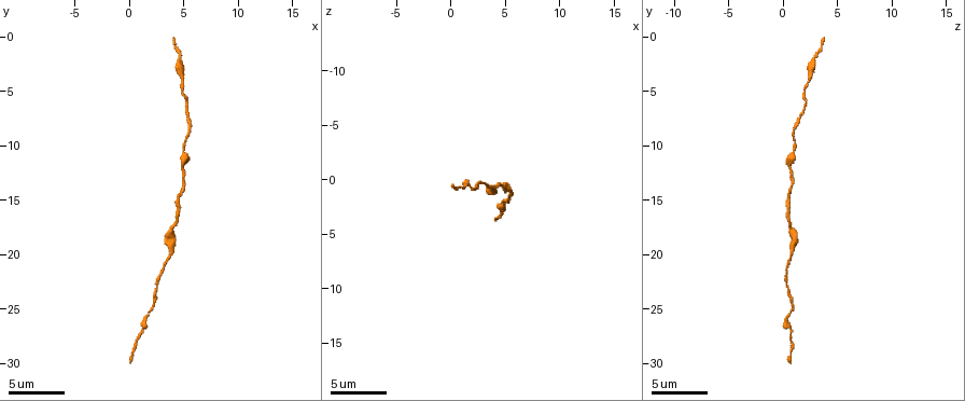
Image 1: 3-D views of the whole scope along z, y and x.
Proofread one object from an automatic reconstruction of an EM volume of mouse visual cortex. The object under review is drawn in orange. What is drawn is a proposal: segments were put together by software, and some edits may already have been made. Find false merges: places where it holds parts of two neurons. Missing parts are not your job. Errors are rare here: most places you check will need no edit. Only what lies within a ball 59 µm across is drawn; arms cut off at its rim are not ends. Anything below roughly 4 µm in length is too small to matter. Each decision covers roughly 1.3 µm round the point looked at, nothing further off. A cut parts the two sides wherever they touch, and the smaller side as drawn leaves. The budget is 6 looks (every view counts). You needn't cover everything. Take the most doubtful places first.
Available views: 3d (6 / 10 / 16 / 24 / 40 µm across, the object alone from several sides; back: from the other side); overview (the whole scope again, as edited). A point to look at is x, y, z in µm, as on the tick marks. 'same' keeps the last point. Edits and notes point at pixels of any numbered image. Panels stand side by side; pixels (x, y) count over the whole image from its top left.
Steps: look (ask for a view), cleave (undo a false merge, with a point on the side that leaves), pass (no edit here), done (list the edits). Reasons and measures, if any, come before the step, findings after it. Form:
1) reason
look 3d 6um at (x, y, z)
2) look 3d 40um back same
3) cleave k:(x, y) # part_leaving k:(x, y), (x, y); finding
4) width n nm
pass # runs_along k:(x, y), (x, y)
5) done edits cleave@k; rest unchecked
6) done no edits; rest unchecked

calibre changes
look 3d 16um at (4.0, 19.4, 0.8)

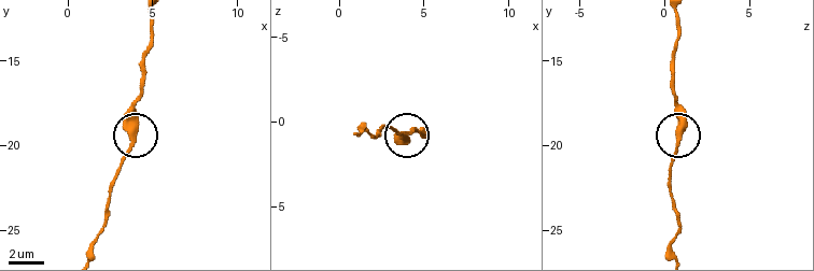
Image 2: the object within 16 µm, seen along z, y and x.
pass # runs_along 2:(675, 66), (679, 138), (671, 165), (671, 184); one neuron here

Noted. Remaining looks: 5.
look 3d 16um at (5.0, 4.2, 2.4)

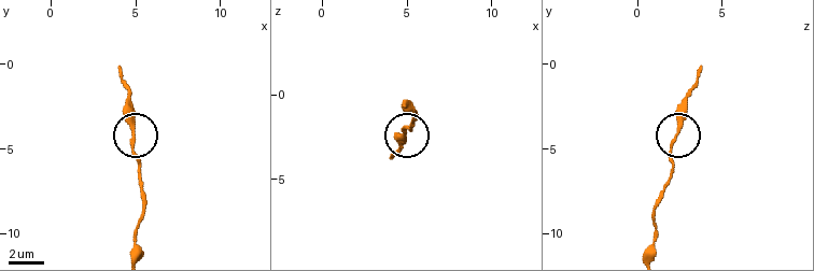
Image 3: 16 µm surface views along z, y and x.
look 3d 16um back at (4.9, 4.3, 2.3)

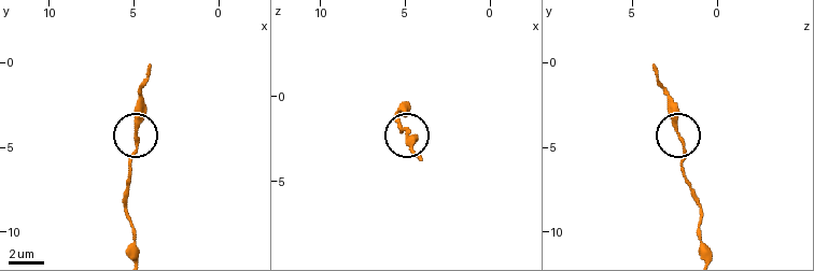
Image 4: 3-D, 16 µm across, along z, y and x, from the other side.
pass # runs_along 4:(136, 251), (127, 173), (136, 151), (140, 96); one neuron here

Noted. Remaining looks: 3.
thick turns thin
look 3d 16um at (1.4, 25.6, 0.6)

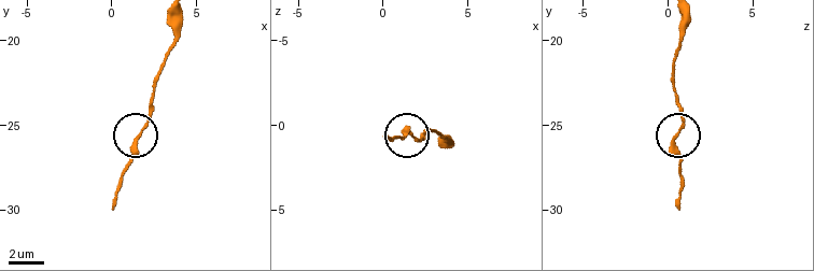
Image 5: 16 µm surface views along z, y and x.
look 3d 6um at (1.7, 25.6, 0.6)

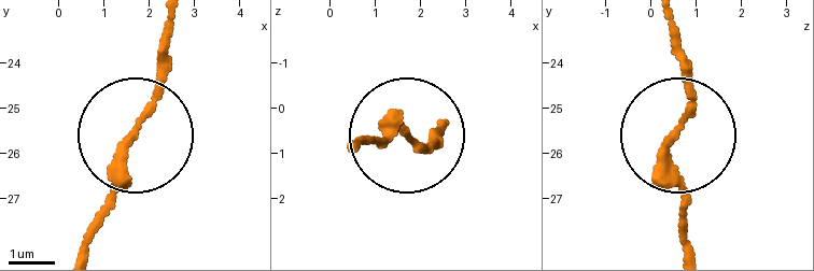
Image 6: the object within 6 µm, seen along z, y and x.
width 160 nm
pass # runs_along 6:(446, 125), (422, 148), (400, 125), (356, 137); all the same neuron

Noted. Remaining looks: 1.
done no edits; rest unchecked

